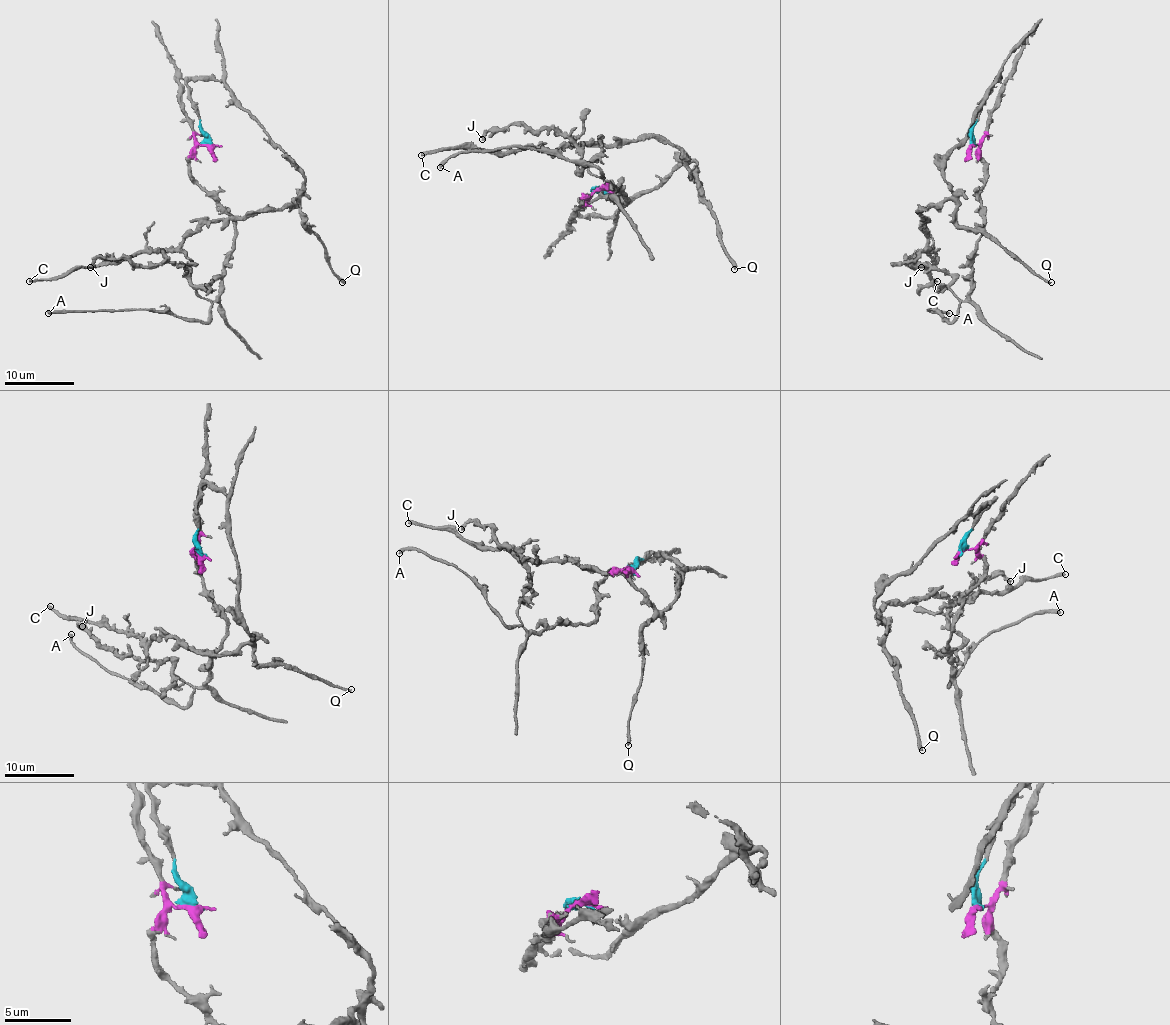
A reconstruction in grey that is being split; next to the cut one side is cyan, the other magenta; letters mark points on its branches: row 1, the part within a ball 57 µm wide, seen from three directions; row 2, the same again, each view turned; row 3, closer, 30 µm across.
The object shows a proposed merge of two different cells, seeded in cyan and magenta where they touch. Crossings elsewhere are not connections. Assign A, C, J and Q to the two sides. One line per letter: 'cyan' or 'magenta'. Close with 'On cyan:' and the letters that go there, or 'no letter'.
A: magenta
C: cyan
J: magenta
Q: cyan
On cyan: C, Q

